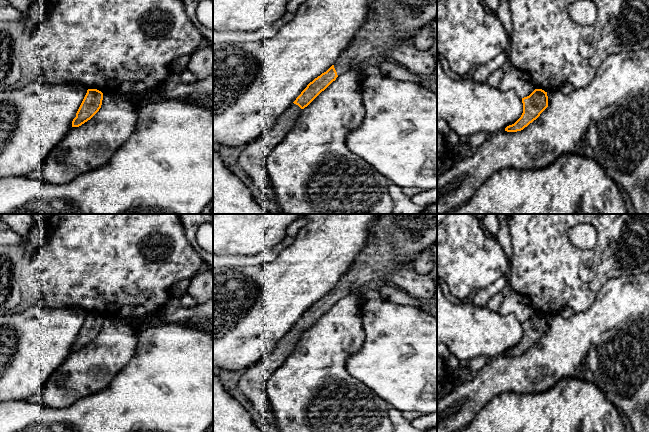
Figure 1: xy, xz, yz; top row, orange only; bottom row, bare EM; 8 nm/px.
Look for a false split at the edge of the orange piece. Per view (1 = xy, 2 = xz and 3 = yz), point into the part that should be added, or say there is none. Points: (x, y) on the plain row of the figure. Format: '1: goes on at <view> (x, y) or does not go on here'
1: does not go on here
2: goes on at xz (391, 236)
3: does not go on here

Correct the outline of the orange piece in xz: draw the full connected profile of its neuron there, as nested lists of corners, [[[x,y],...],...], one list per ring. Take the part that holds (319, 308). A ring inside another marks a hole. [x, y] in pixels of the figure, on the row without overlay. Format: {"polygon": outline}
{"polygon": [[[378,214],[368,230],[368,238],[362,251],[353,260],[345,275],[335,287],[310,306],[290,331],[279,340],[275,348],[247,369],[237,384],[237,389],[248,399],[264,422],[275,426],[275,415],[267,394],[267,383],[294,350],[302,334],[307,331],[336,302],[349,294],[357,293],[367,282],[382,278],[398,268],[400,257],[415,261],[419,254],[437,243],[437,214]]]}

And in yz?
{"polygon": [[[535,313],[529,320],[522,322],[522,327],[523,337],[521,341],[514,348],[507,350],[505,355],[521,355],[536,344],[548,331],[547,316],[542,313]]]}

